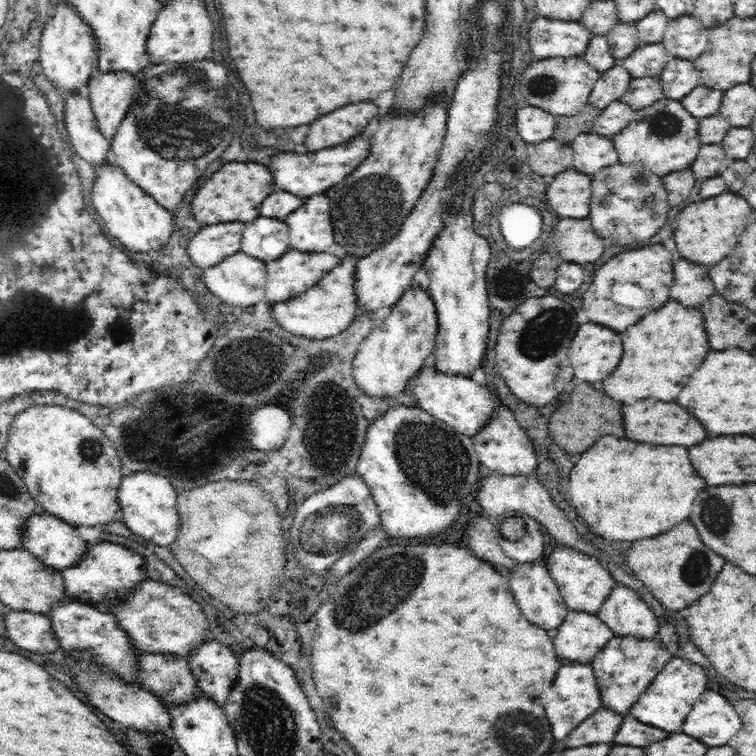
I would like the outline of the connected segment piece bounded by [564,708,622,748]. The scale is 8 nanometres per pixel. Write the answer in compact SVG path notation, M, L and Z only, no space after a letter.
M608 708L596 710L596 714L588 716L578 728L574 728L566 738L564 744L568 748L576 748L582 744L596 744L596 742L612 742L618 728L622 724L622 716Z

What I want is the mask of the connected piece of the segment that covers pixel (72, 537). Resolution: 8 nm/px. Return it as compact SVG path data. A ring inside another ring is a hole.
M38 510L28 518L21 546L48 568L61 571L79 562L88 543L78 535L76 526Z

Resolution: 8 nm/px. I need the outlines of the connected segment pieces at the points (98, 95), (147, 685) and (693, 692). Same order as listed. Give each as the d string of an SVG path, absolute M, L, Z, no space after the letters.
M128 71L96 72L88 80L89 101L100 132L111 141L135 95L135 75Z
M139 653L136 656L135 668L139 676L139 684L148 692L153 692L160 702L166 706L172 703L190 702L199 692L195 676L192 674L188 658L174 653Z
M672 658L658 672L652 684L648 686L648 690L638 698L630 714L644 724L652 724L666 732L676 732L682 728L694 702L706 690L706 684L708 684L708 678L698 664L692 664L690 660L682 660L682 658Z

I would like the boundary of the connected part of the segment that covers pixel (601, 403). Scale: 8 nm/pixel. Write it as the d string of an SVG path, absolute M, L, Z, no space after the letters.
M580 384L576 386L576 390L570 395L570 402L560 402L564 406L560 406L548 426L550 426L550 434L554 436L554 440L566 448L570 454L576 452L586 452L598 436L604 434L616 434L616 436L624 436L624 424L622 424L622 402L614 402L610 396L606 396L602 390L594 390L590 384Z

